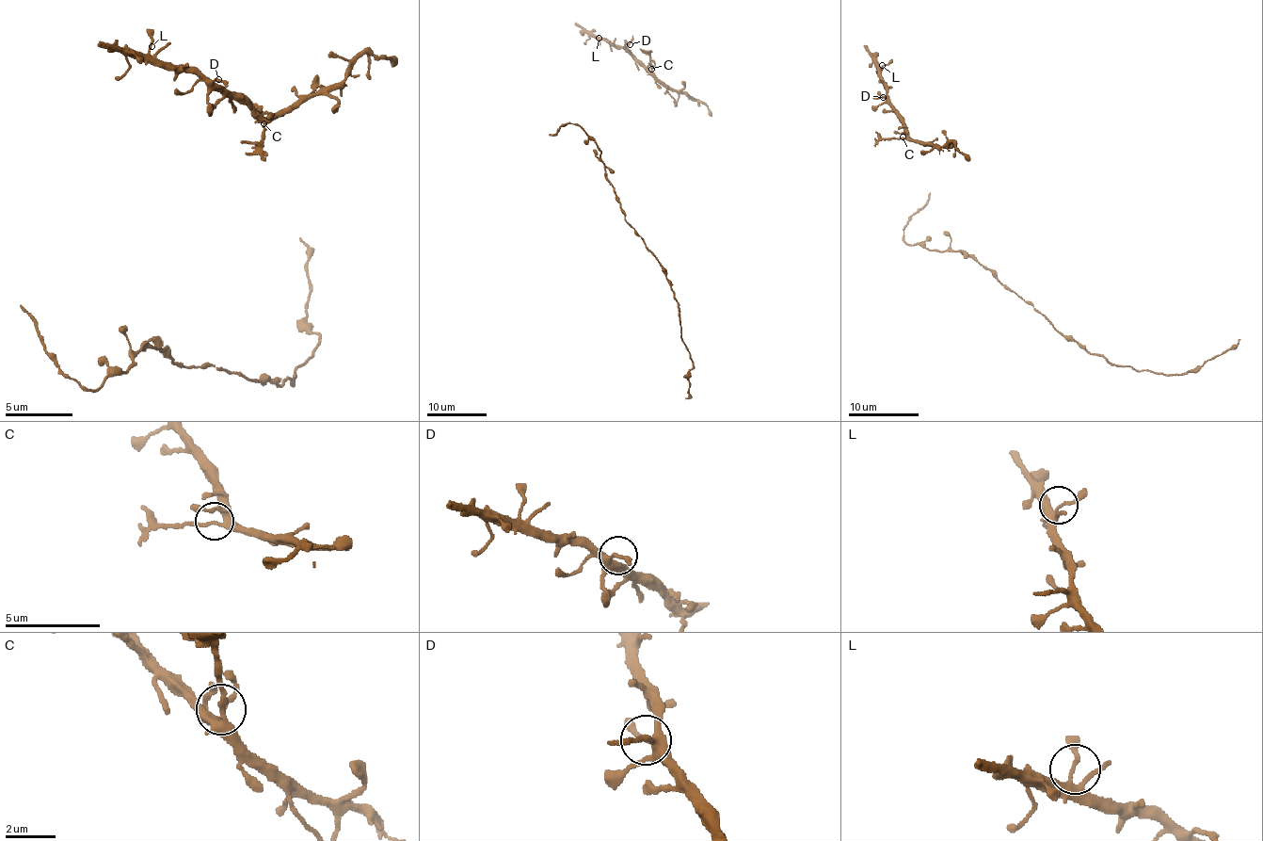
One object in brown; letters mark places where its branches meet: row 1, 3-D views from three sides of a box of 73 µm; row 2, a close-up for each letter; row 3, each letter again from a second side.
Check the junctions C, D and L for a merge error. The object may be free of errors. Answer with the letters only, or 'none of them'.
C

